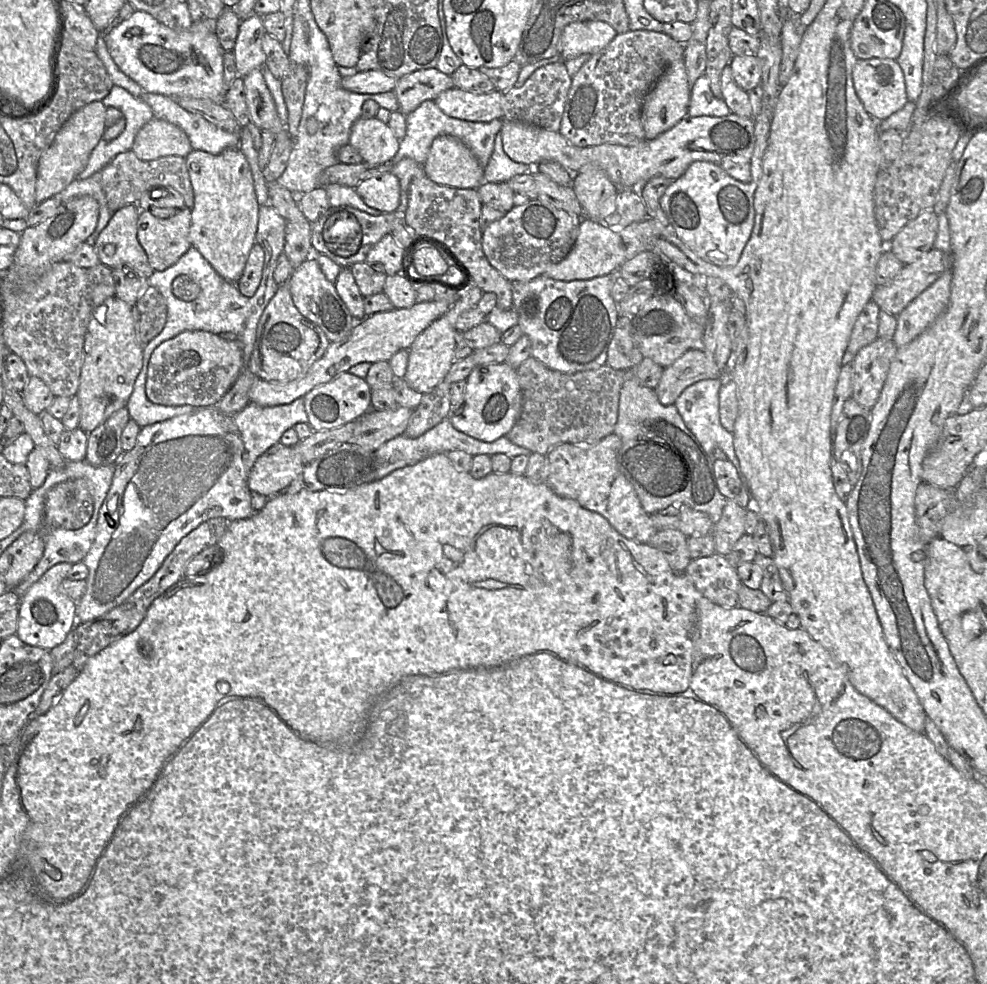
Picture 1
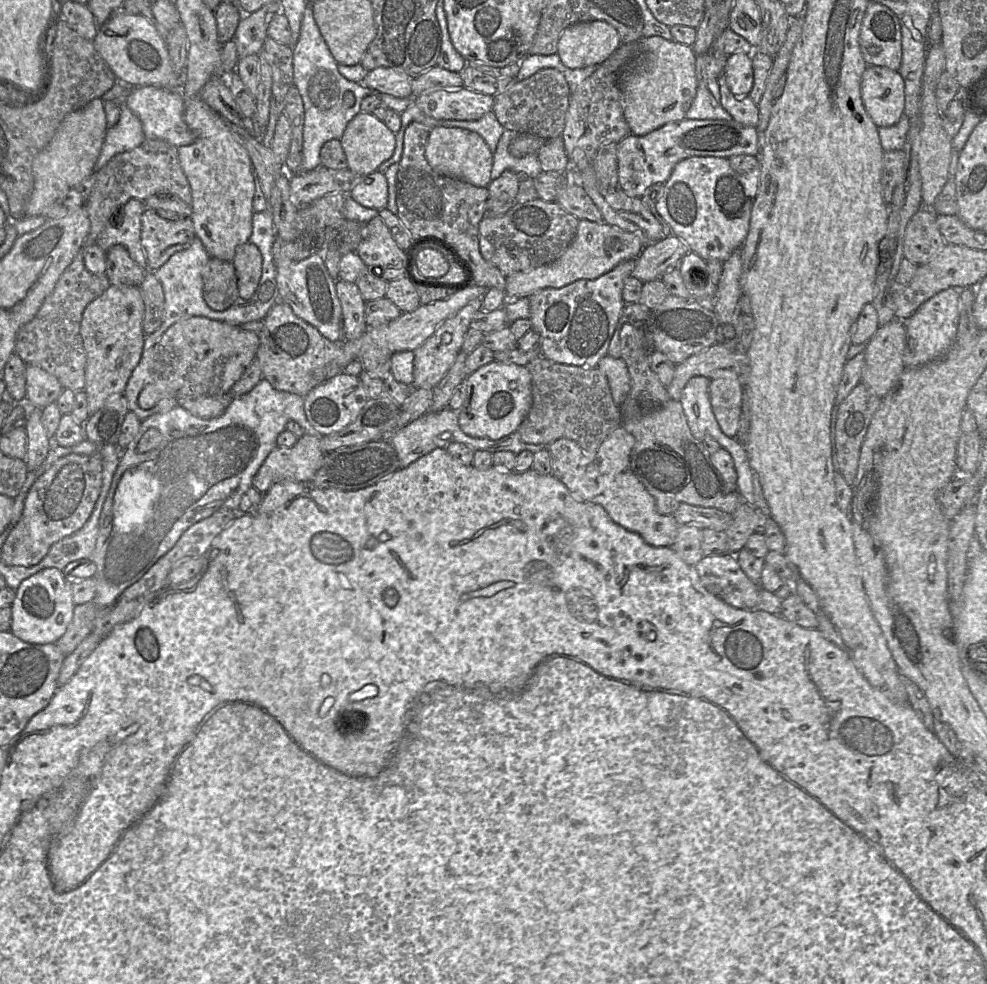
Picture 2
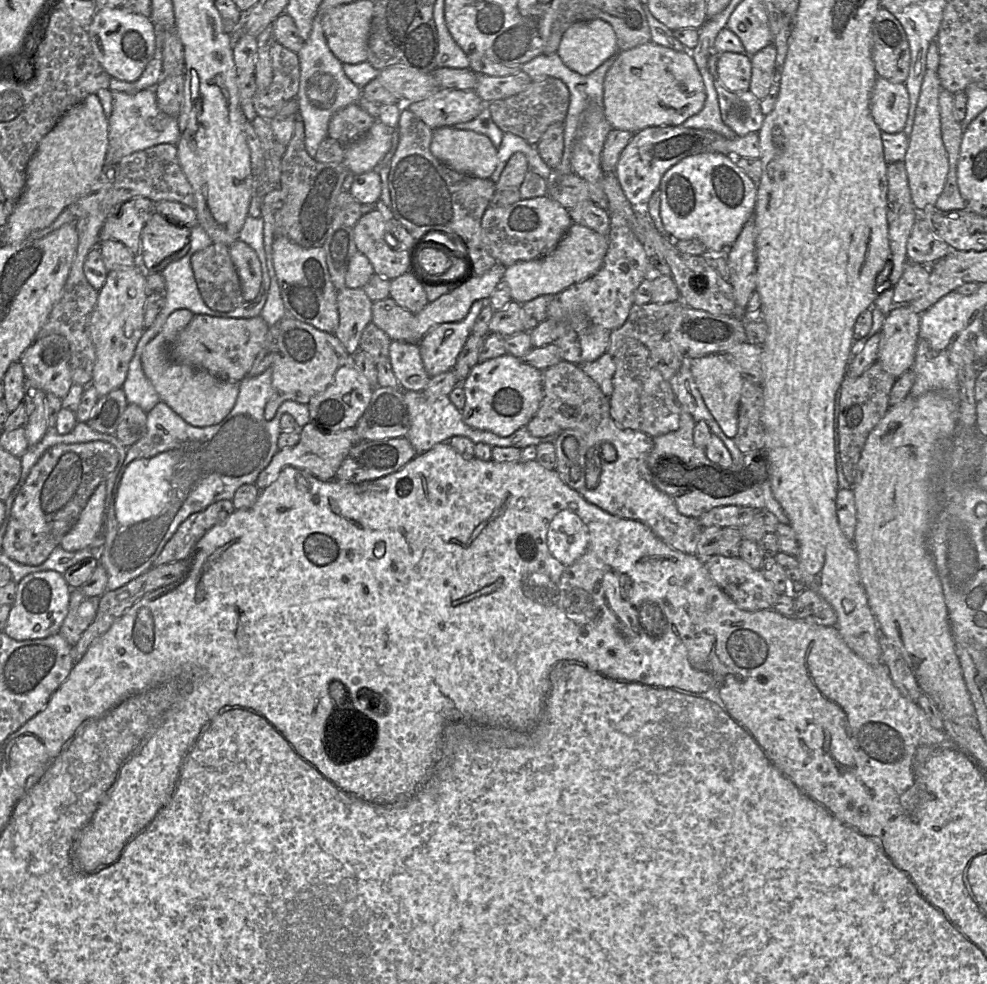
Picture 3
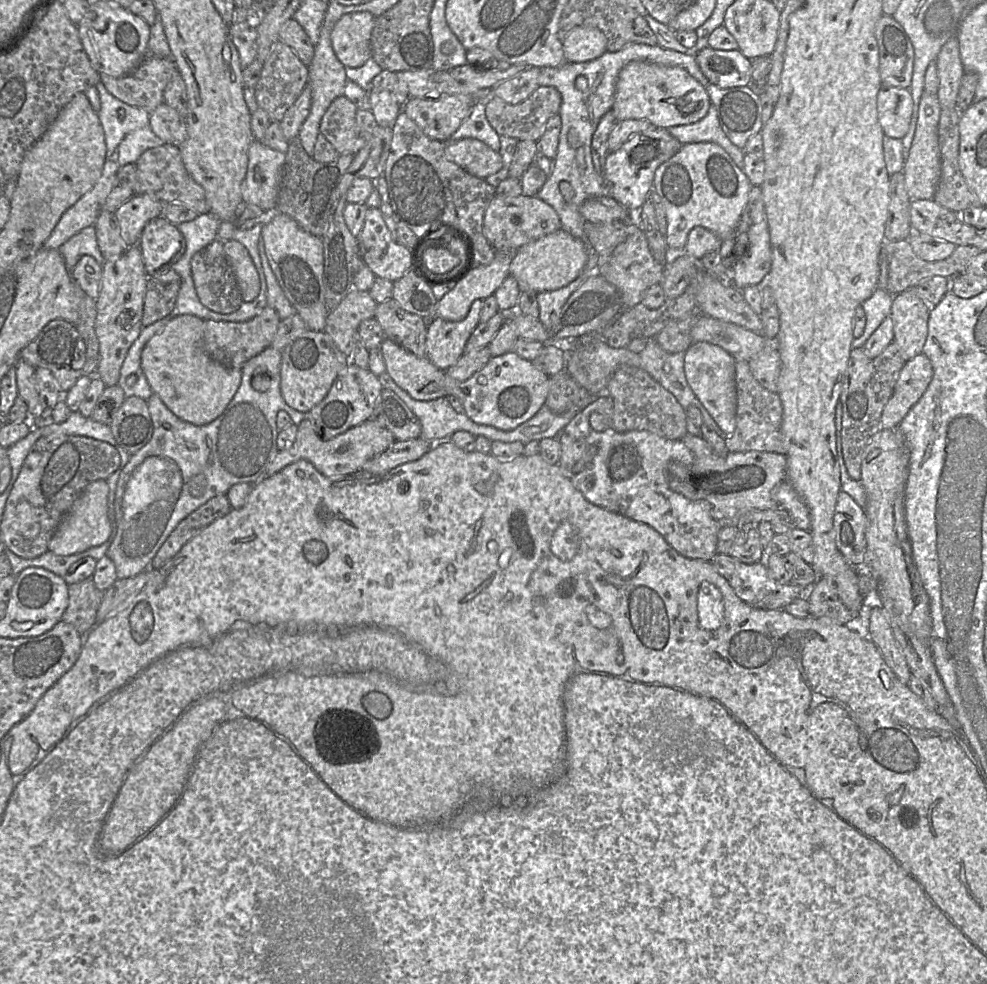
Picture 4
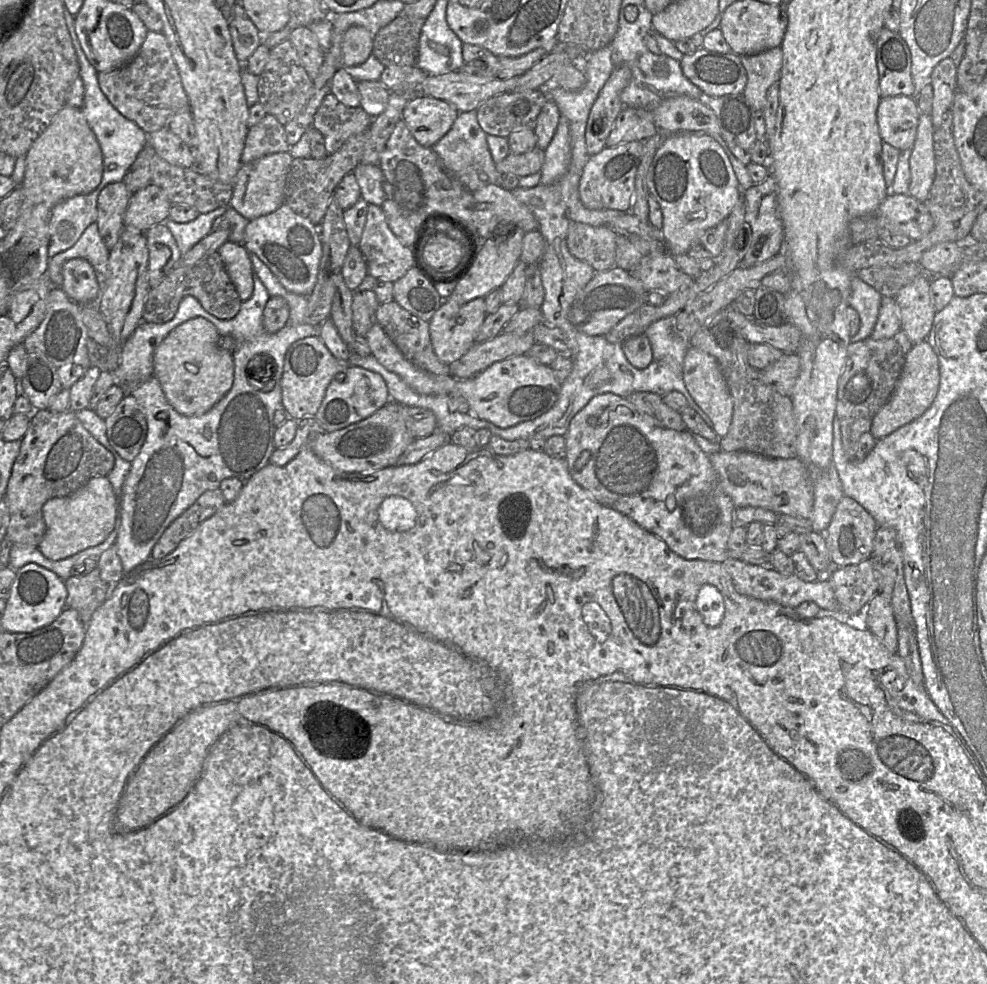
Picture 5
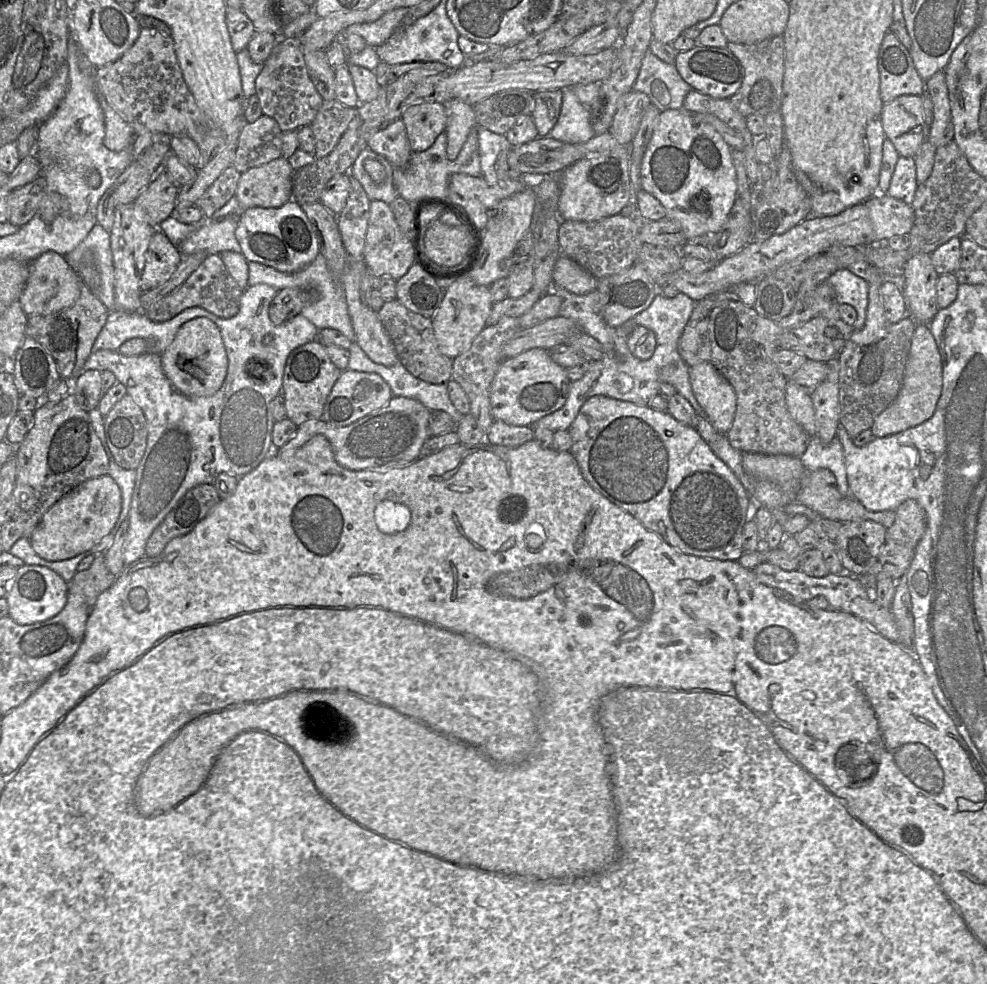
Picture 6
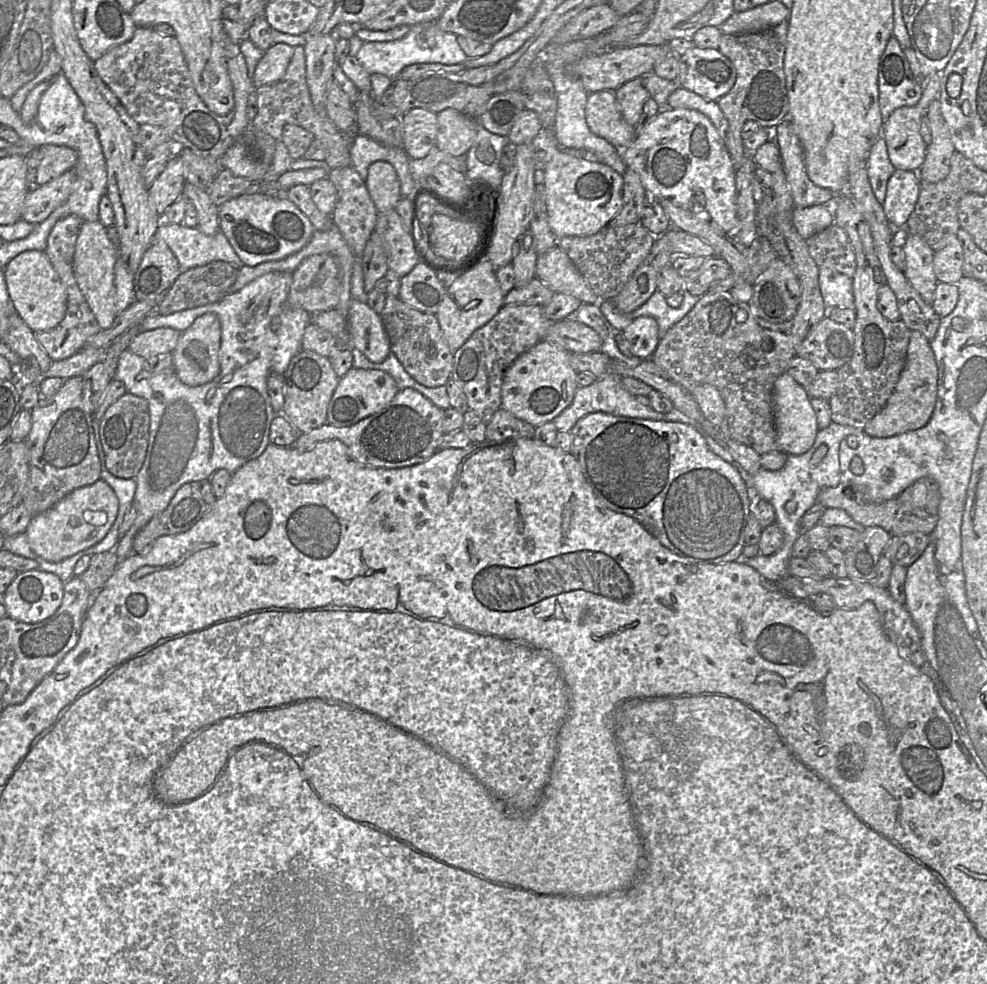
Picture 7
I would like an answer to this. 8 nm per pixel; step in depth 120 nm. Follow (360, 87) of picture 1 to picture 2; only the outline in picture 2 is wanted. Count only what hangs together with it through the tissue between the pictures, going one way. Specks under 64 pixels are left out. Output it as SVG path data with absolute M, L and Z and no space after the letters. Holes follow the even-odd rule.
M378 67L368 71L360 82L367 88L398 98L412 97L413 78L401 69Z

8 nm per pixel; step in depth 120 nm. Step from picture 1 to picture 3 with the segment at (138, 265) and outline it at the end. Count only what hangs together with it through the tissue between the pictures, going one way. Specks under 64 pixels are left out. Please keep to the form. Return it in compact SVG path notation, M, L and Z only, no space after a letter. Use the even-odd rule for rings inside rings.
M133 198L124 202L106 219L100 231L100 241L119 241L139 259L141 233L154 211L155 203L148 198Z

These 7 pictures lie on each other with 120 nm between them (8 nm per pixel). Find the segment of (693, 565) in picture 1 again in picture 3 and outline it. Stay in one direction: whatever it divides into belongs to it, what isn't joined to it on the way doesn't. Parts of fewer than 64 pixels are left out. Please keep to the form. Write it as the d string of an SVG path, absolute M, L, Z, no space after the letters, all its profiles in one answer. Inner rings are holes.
M713 555L701 561L716 585L741 610L771 609L780 596L760 570L754 570L740 557Z

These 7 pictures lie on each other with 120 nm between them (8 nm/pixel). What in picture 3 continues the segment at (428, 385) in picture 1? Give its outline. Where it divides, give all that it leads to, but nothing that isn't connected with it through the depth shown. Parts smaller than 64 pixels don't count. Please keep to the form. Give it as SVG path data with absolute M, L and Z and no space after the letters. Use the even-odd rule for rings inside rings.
M487 299L474 301L468 314L461 321L437 325L421 339L420 355L430 377L453 369L485 302Z

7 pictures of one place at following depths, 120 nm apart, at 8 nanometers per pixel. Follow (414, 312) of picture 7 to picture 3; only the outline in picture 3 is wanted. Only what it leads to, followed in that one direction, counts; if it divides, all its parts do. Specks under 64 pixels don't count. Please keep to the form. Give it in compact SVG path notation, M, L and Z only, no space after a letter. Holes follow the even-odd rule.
M390 297L373 302L372 323L392 341L415 343L414 332L410 330L413 317L414 314L397 305Z

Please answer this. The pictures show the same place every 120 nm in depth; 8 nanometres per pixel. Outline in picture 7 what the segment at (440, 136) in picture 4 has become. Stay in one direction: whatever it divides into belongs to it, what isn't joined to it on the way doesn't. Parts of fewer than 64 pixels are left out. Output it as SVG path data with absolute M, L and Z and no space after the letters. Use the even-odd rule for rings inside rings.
M414 108L401 117L403 128L402 148L410 159L426 157L436 145L438 132L437 113Z

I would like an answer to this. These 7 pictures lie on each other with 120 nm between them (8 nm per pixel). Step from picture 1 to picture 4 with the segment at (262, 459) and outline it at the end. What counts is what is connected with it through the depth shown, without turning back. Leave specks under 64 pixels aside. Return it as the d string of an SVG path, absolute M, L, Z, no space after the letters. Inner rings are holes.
M306 417L298 425L296 439L292 446L277 452L267 467L264 478L298 460L309 461L325 477L346 477L359 472L367 461L386 451L395 441L393 434L373 419L352 427L330 440L322 440L315 432L310 418Z

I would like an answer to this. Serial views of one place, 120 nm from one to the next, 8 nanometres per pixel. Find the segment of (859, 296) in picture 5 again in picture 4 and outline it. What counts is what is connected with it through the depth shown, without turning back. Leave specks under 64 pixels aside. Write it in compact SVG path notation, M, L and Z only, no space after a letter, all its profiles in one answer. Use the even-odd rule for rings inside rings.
M877 287L873 294L861 304L866 314L866 323L862 335L853 339L852 349L863 347L870 335L890 315L892 300L893 295Z

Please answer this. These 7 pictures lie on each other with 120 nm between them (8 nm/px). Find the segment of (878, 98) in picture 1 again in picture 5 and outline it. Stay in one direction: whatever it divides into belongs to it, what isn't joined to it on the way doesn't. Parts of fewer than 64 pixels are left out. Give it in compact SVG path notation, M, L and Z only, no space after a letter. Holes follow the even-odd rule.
M882 98L877 109L877 122L882 140L900 151L912 149L919 117L920 111L915 98Z

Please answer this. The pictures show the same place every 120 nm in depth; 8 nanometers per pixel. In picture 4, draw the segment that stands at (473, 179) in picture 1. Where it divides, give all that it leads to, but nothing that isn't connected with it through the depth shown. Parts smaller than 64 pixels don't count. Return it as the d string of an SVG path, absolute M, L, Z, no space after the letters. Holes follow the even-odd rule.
M474 138L445 142L445 155L469 174L482 179L498 172L504 165L498 152Z

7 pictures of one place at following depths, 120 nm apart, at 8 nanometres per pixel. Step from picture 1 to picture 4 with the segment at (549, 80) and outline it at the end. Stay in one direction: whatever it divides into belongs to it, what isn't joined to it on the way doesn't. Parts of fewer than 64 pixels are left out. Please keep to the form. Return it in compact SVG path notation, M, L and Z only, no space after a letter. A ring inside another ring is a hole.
M551 86L538 87L528 98L518 104L506 103L499 97L489 97L485 100L485 115L493 129L499 136L505 135L519 141L538 141L545 131L548 119L559 114L561 106L561 95Z

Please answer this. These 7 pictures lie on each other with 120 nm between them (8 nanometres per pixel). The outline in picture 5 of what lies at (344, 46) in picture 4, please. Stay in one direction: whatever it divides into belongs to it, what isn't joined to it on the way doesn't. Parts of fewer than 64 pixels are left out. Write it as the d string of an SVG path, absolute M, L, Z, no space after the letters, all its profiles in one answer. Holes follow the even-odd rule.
M353 25L345 32L341 44L342 64L356 66L364 63L372 54L372 35L365 27Z

